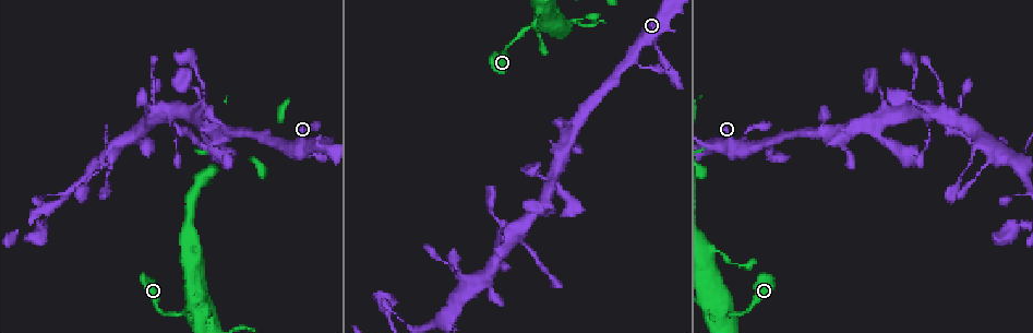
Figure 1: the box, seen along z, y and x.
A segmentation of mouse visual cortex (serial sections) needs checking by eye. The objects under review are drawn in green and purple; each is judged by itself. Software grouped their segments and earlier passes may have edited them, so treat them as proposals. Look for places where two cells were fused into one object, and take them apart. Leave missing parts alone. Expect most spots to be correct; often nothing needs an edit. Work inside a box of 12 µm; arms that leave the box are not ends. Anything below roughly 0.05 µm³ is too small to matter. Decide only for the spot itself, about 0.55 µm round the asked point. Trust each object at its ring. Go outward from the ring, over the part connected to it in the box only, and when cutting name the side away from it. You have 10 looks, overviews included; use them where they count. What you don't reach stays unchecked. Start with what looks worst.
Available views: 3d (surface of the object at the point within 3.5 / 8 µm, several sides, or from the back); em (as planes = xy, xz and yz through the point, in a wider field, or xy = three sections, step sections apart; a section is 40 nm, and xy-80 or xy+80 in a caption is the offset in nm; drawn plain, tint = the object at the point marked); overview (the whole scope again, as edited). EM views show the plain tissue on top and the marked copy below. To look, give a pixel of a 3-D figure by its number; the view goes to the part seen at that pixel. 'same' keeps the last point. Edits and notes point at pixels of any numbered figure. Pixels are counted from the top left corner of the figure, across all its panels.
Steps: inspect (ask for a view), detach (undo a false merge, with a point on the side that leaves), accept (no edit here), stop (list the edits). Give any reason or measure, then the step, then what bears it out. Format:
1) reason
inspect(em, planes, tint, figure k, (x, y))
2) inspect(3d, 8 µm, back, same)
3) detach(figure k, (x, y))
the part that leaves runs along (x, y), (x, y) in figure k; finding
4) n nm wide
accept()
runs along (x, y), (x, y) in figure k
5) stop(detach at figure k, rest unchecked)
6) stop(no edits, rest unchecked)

abrupt turn
inspect(3d, 8 µm, figure 1, (725, 308))

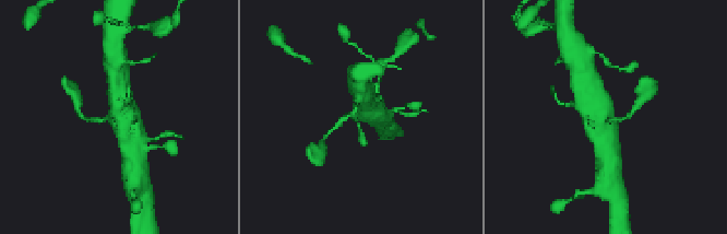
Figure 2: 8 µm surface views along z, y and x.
inspect(3d, 3.5 µm, figure 2, (358, 114))

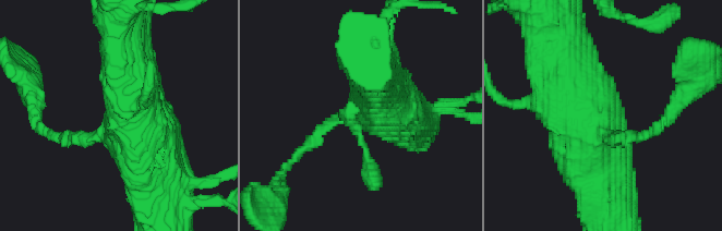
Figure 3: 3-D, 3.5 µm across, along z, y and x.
inspect(em, xy, step 3, tint, figure 3, (602, 131))

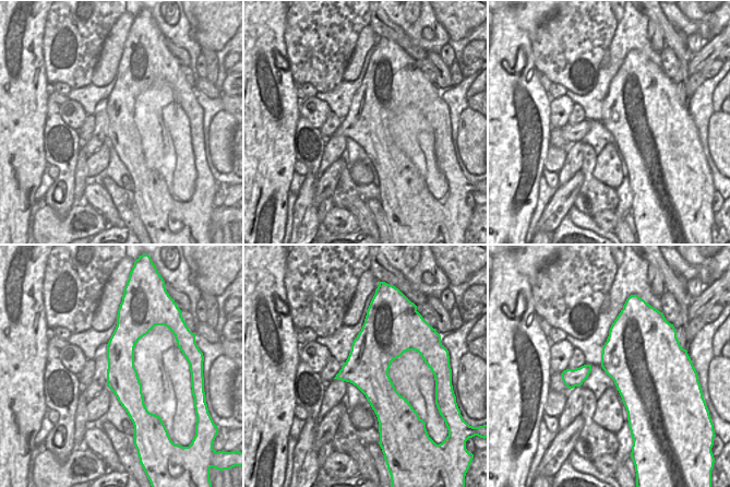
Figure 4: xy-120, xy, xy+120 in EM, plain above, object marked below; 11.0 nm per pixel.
accept()
runs along (128, 321), (124, 383), (132, 412) in figure 4; one cell here

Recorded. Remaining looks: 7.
sharp bend
inspect(3d, 3.5 µm, figure 1, (163, 115))

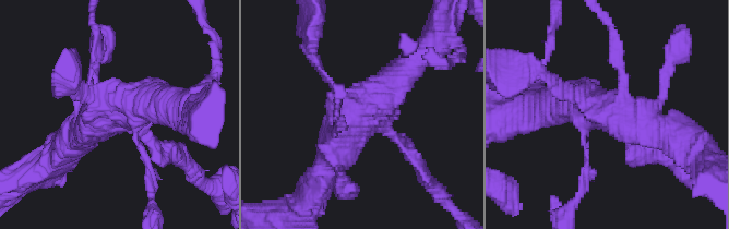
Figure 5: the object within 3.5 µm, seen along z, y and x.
need the tissue
inspect(em, xy, step 2, tint, figure 5, (366, 109))

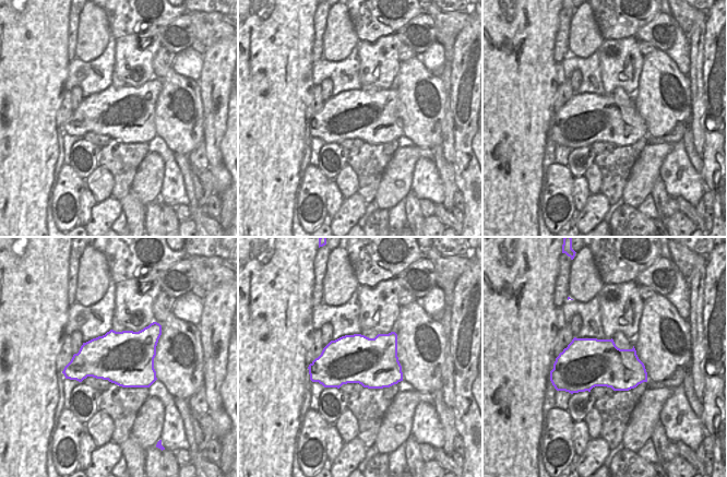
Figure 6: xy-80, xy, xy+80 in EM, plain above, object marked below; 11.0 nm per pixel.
accept()
runs along (418, 57), (345, 127), (327, 163) in figure 5; all the same cell

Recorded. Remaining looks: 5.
thick turns thin
inspect(em, xy, step 2, tint, figure 1, (708, 252))

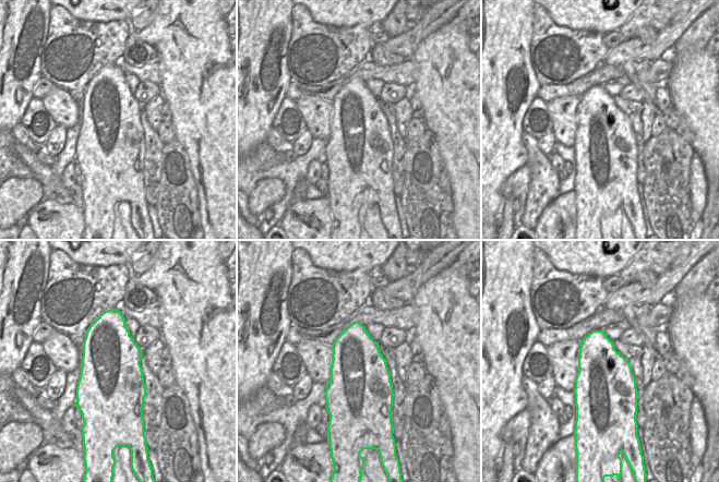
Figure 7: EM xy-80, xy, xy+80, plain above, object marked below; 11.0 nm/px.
wider look
inspect(3d, 3.5 µm, same)

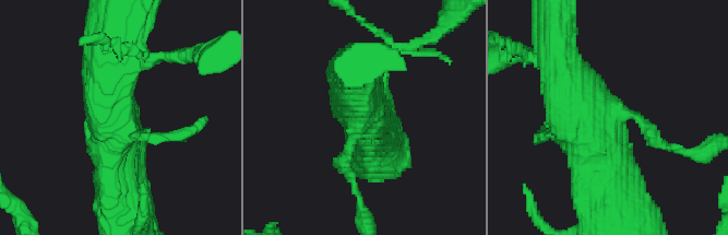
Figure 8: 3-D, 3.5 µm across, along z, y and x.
700 nm wide
accept()
runs along (369, 130), (356, 105), (353, 181) in figure 8; one cell here

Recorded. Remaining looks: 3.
sharp bend
inspect(3d, 8 µm, figure 1, (712, 146))

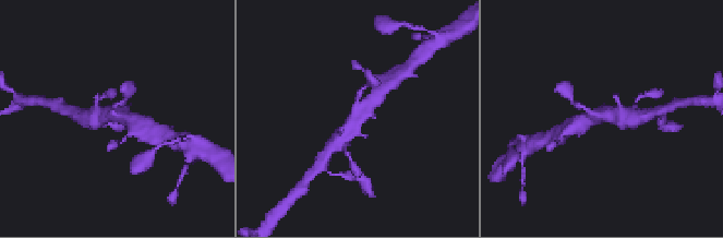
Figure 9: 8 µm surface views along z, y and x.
inspect(3d, 3.5 µm, figure 9, (119, 115))

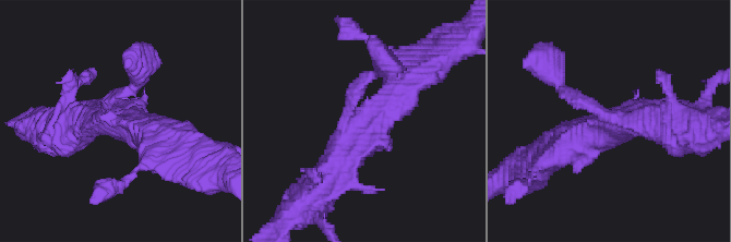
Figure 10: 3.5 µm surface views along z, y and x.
3 arms; arms of 150, 450, 450 nm
inspect(em, planes, tint, figure 10, (626, 120))

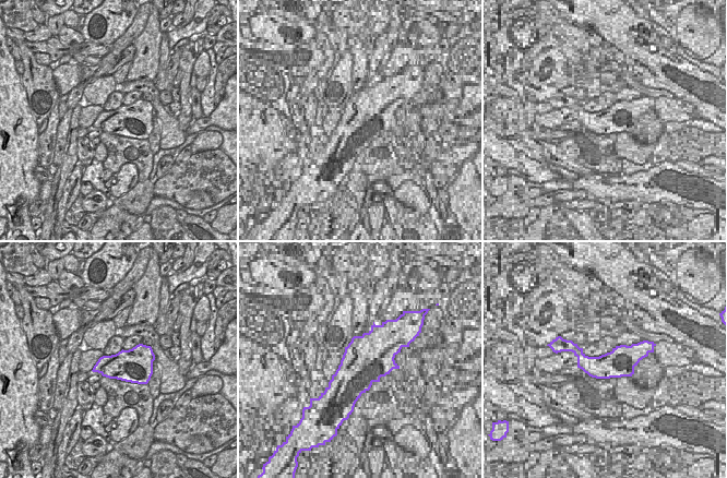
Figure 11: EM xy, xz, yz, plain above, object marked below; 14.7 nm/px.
480 nm wide
accept()
runs along (310, 186), (374, 134), (397, 95) in figure 10; one cell here

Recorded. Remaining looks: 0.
stop(no edits, rest unchecked)

